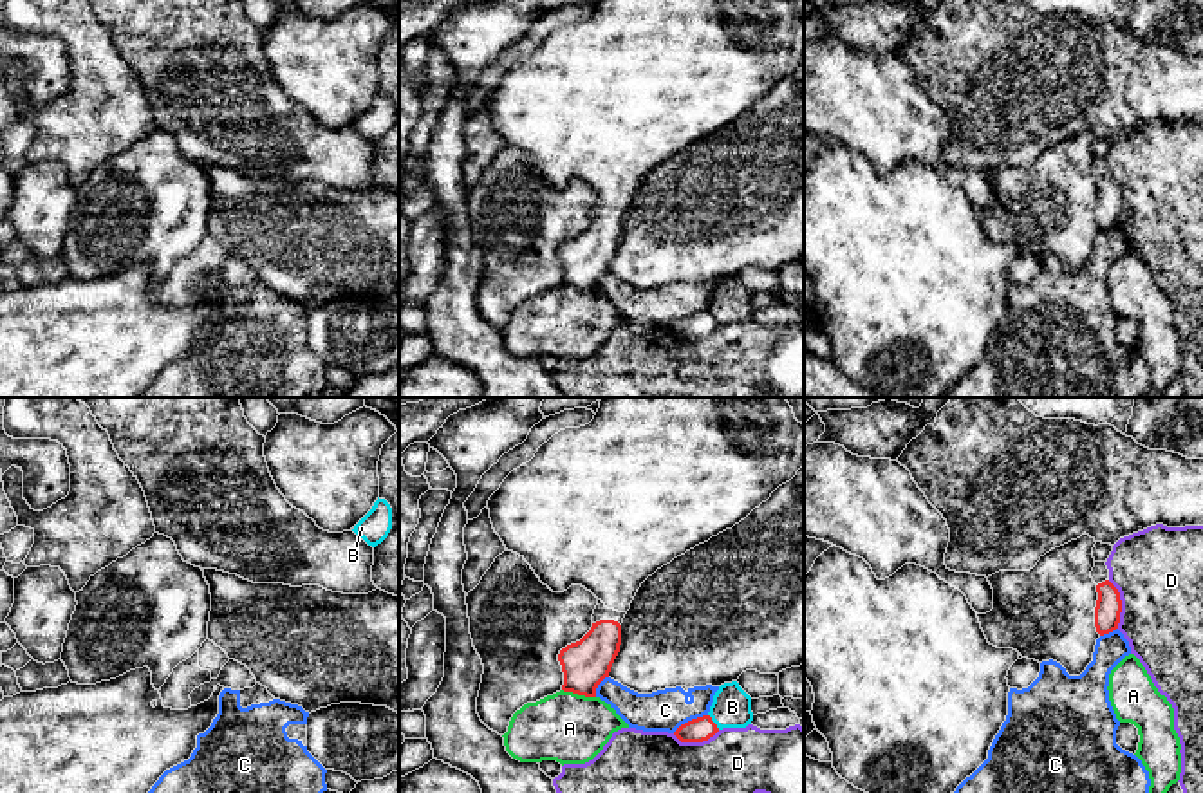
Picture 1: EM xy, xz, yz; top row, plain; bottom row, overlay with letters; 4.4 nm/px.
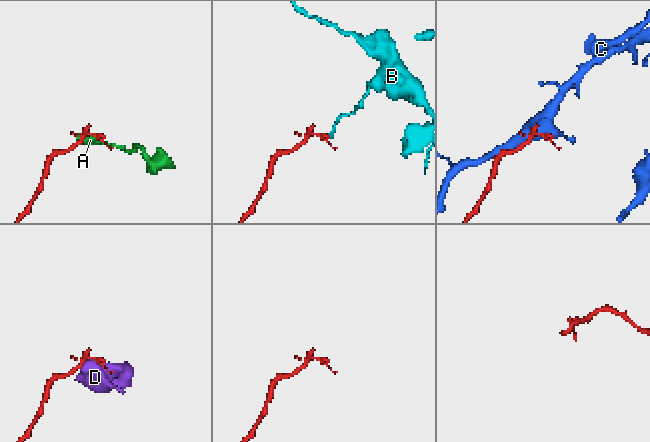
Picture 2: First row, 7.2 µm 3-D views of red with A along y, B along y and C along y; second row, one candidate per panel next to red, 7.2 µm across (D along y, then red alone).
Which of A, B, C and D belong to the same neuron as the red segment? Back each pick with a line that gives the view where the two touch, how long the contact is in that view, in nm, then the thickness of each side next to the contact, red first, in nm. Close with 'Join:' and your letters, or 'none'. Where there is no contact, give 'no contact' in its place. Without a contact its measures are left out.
Join: none

